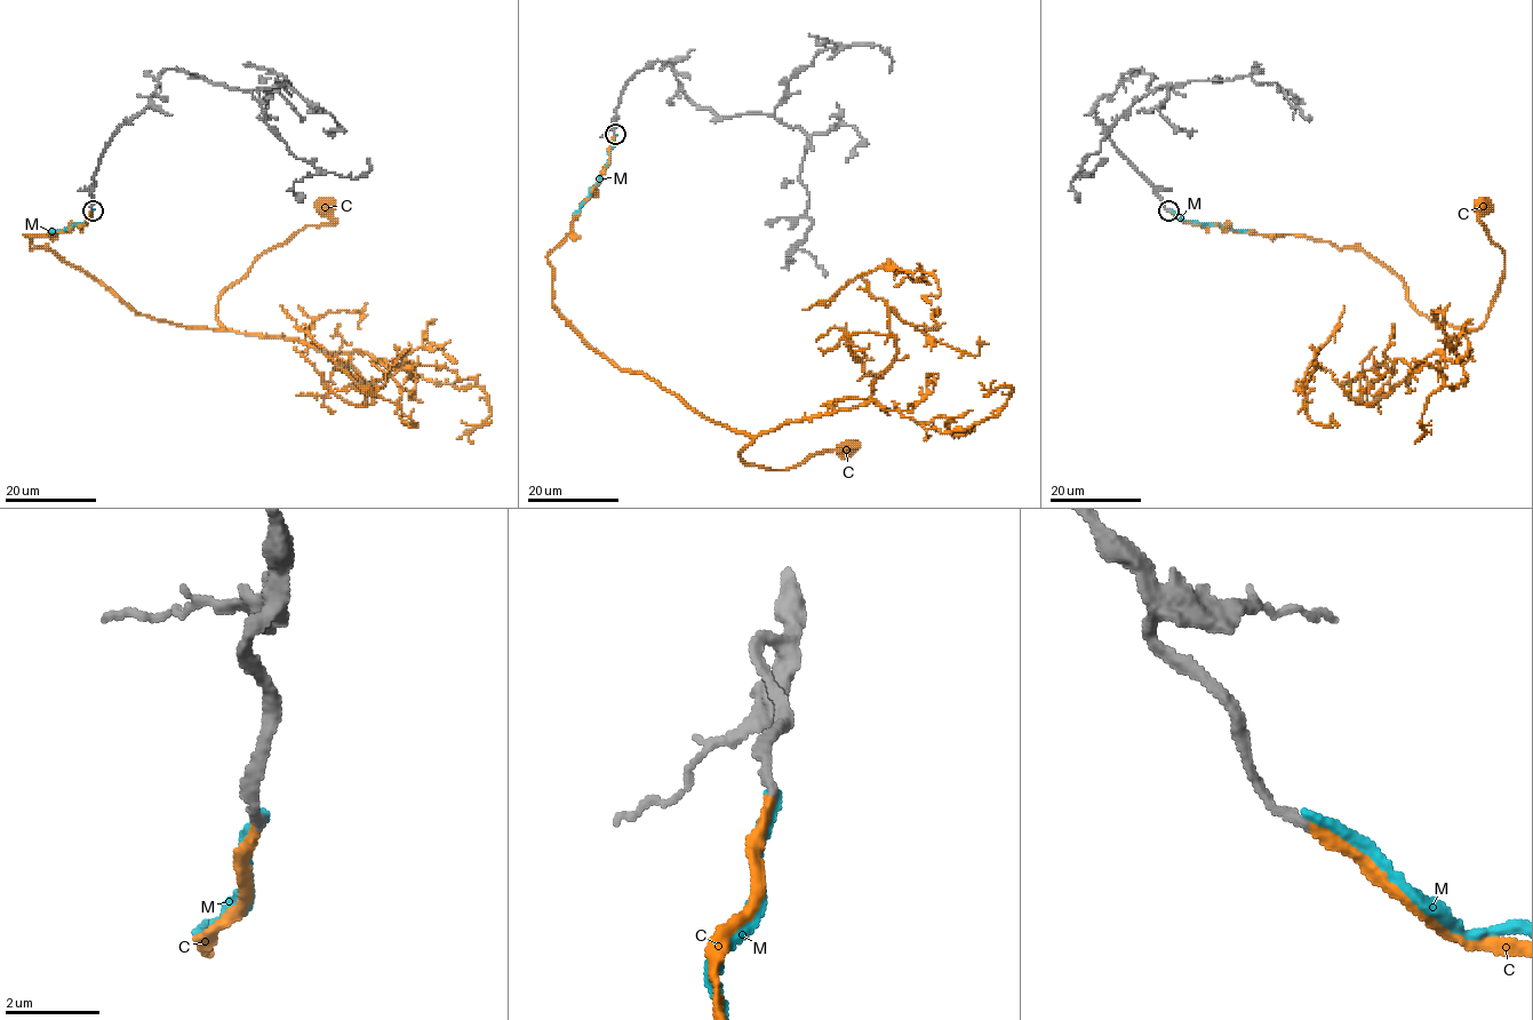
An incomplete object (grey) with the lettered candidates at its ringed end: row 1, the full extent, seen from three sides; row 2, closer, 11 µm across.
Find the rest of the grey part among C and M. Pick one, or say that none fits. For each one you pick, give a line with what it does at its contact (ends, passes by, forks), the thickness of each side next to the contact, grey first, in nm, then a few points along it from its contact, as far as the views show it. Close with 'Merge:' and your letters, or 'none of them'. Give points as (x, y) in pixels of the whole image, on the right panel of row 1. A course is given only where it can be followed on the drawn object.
C: It ends there. Thickness 200 nm (grey) against 240 nm. Its course: (1168, 210), (1359, 247), (1421, 313), (1471, 331), (1503, 273), (1484, 206)
Merge: C

